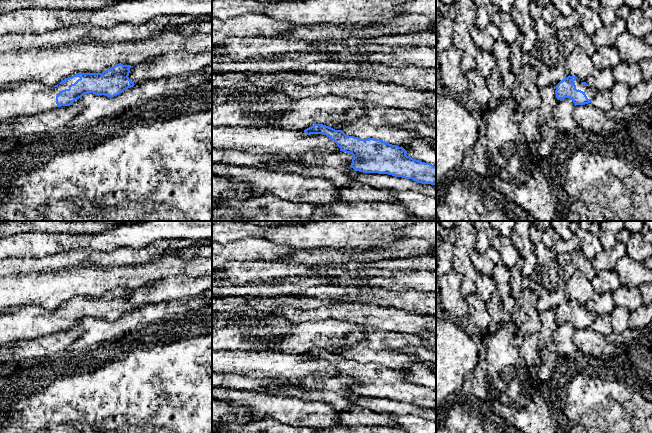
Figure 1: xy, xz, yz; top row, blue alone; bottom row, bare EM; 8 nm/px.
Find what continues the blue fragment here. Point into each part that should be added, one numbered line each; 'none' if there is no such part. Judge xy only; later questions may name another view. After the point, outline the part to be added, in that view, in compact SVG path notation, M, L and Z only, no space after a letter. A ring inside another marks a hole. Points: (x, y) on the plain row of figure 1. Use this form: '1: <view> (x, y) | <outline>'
1: xy (29, 322) | M79 301L68 304L57 311L42 306L26 305L0 313L0 346L19 340L32 340L57 332L56 320L62 314L69 313Z

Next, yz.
1: yz (590, 316) | M576 303L575 305L573 305L573 307L576 309L576 313L583 315L588 323L593 323L593 321L595 320L595 318L597 317L597 314L595 312L591 312L590 310L584 310L582 308L582 305Z

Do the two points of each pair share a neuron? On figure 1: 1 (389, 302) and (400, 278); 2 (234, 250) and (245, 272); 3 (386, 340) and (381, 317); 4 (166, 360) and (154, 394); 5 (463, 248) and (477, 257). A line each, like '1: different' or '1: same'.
1: different
2: different
3: different
4: same
5: different

